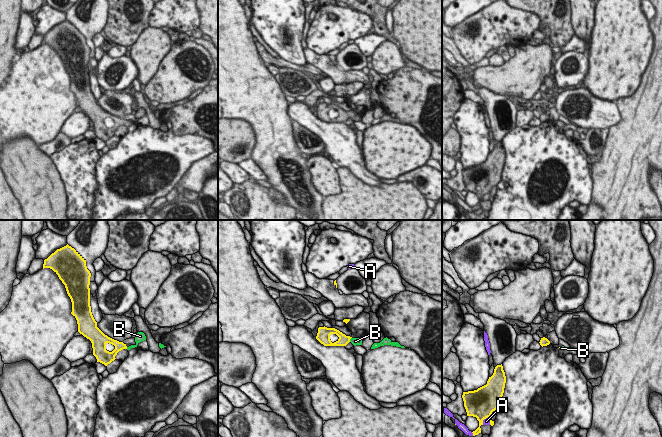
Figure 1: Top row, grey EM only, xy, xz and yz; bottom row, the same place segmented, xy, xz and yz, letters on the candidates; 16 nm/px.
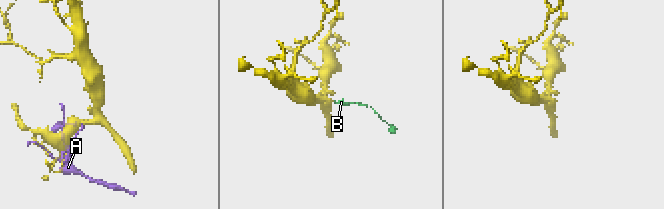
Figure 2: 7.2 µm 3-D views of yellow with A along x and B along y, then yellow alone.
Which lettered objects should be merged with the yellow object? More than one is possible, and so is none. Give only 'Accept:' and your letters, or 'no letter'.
Accept: B

